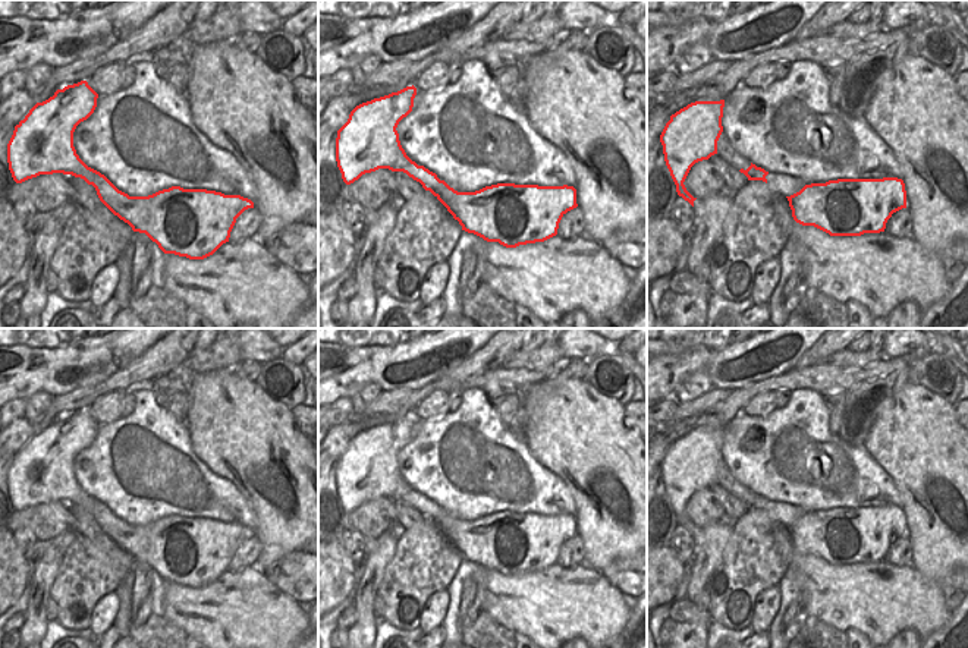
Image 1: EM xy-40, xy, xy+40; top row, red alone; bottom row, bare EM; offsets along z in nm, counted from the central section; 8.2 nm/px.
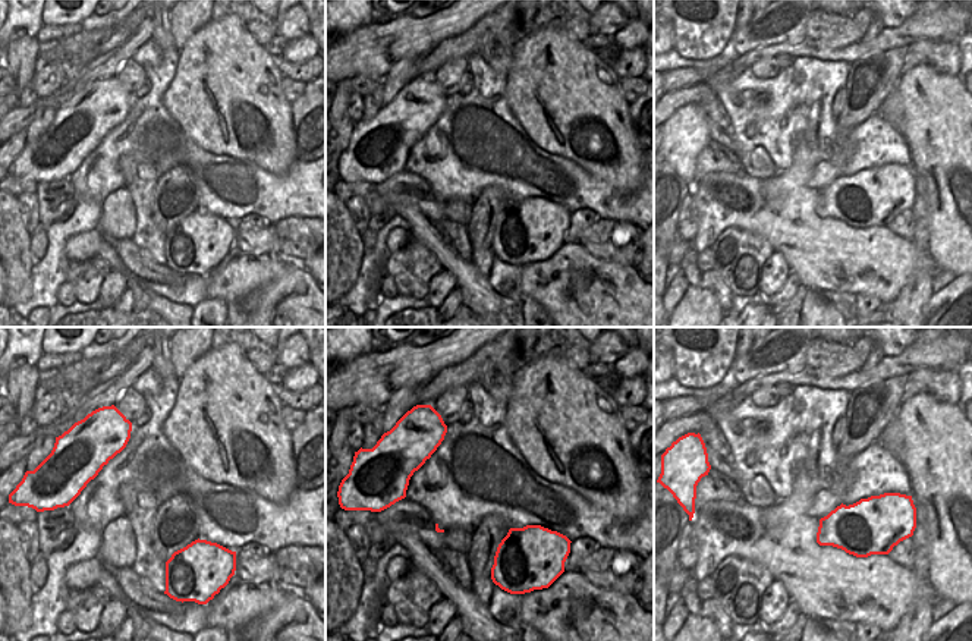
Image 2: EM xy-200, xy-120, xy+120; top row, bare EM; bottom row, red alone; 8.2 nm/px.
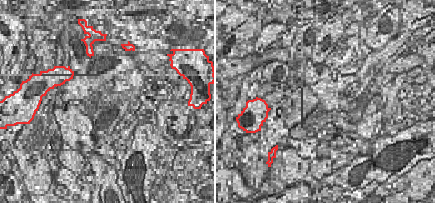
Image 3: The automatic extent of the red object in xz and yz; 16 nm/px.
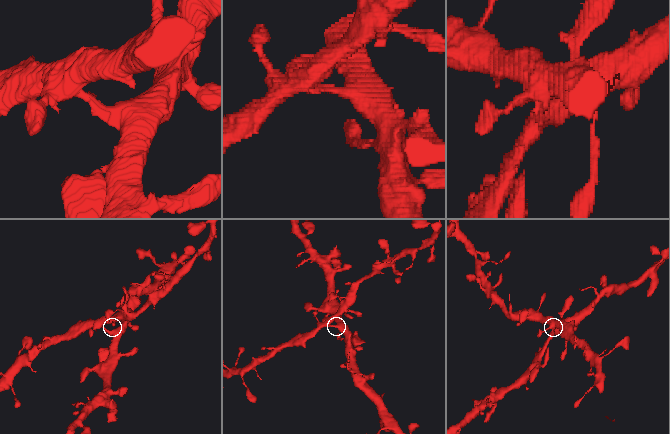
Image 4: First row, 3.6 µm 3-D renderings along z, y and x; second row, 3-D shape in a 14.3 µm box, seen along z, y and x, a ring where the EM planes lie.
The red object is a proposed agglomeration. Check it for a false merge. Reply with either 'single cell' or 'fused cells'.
fused cells

